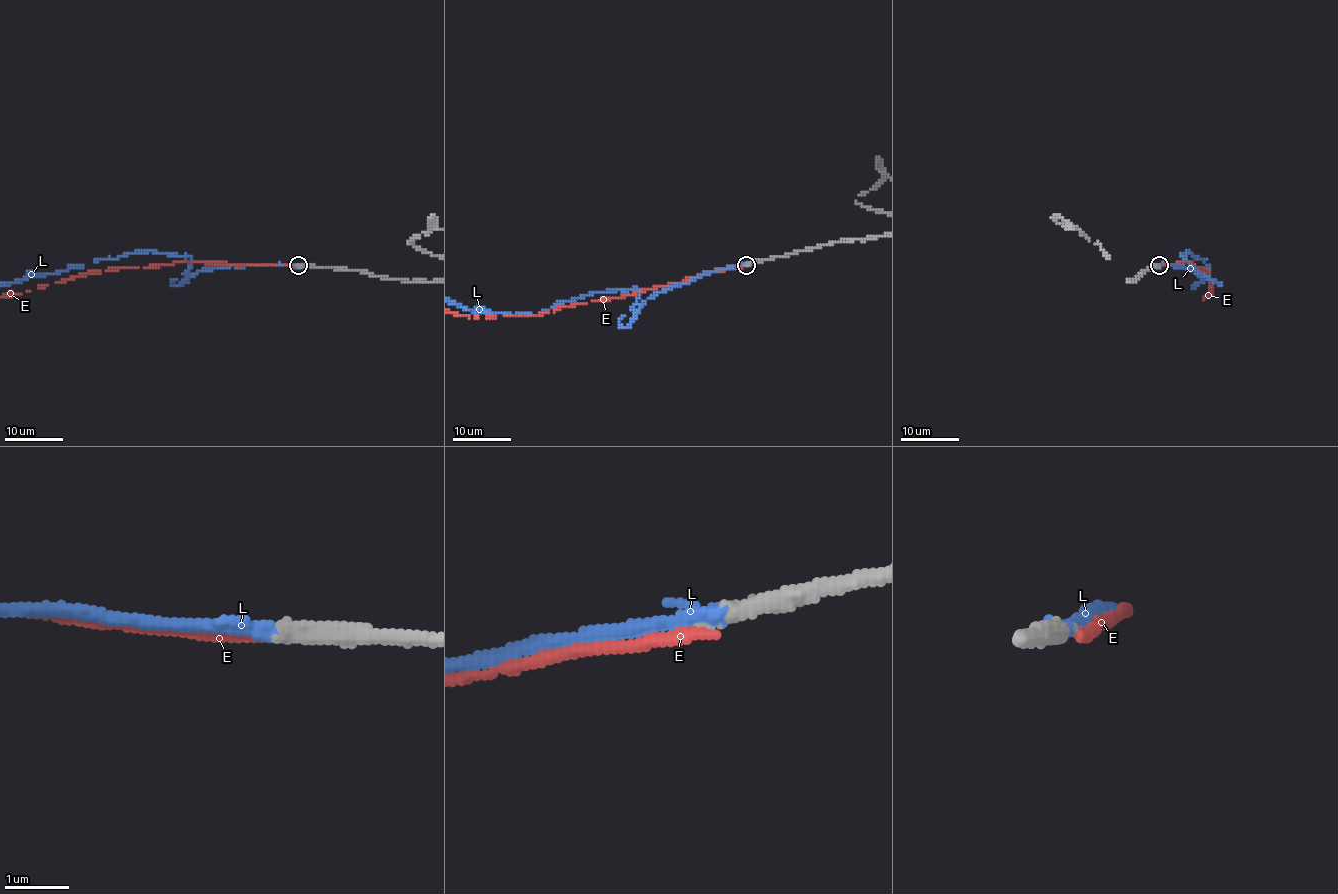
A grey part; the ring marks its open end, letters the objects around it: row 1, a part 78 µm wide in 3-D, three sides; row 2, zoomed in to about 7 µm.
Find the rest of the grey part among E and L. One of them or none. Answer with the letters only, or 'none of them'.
L

